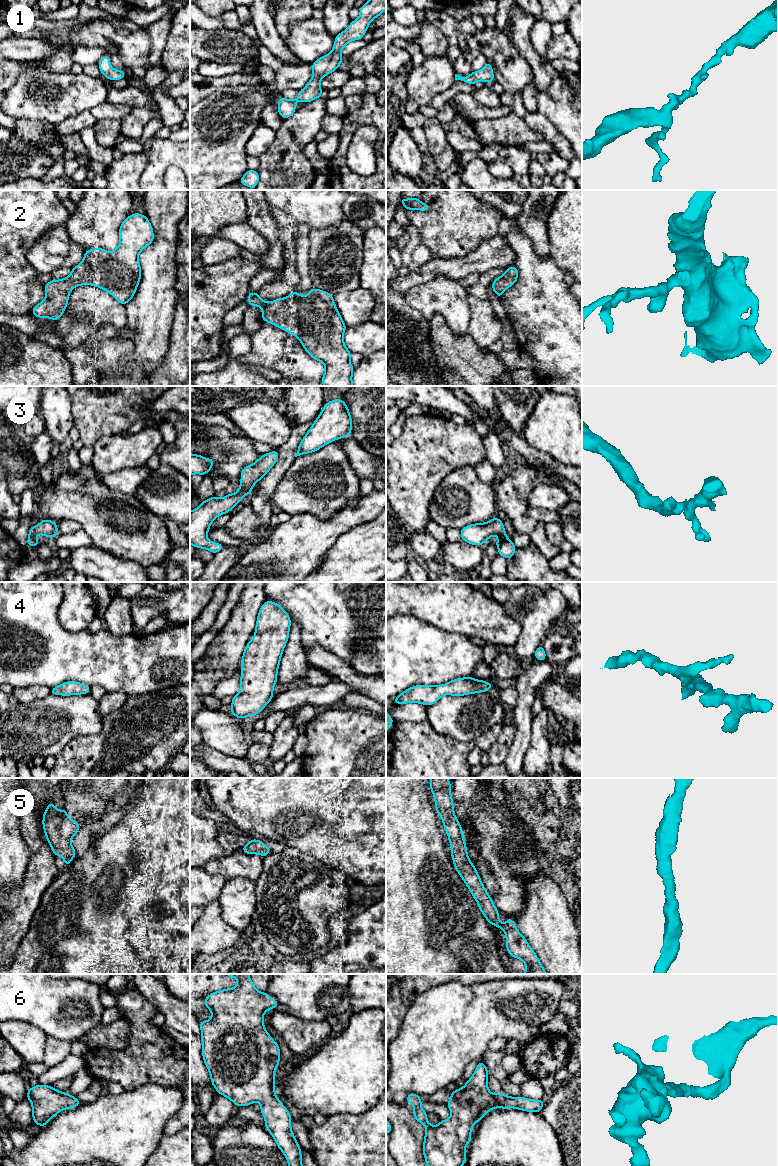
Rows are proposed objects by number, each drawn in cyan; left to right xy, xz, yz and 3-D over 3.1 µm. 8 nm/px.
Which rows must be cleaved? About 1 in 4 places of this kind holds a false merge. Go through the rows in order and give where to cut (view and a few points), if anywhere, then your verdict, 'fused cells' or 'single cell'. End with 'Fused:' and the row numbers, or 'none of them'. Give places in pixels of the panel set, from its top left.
1: cut none; single cell
2: cut none; single cell
3: cut none; single cell
4: cut none; single cell
5: cut none; single cell
6: cut none; single cell
Fused: none of them

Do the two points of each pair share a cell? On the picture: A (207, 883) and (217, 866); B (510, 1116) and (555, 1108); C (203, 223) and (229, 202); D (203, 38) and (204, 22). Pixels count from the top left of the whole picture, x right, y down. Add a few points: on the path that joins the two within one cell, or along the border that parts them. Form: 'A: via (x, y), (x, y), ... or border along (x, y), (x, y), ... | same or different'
A: border along (202, 865), (207, 872), (219, 873), (227, 879) | different
B: border along (539, 1113), (554, 1132) | different
C: via (209, 217), (223, 203) | same
D: border along (200, 27), (205, 29), (226, 29) | different

